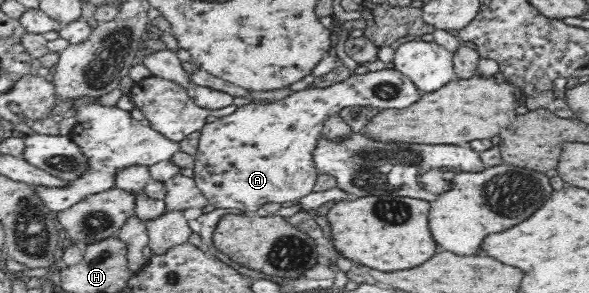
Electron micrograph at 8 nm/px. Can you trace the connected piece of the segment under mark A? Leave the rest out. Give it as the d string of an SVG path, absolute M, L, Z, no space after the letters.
M381 69L358 75L353 72L348 79L325 89L314 87L292 92L283 99L268 104L239 106L234 112L218 115L218 119L206 123L199 131L199 141L193 159L193 179L203 196L215 208L236 213L254 214L265 204L281 205L297 203L313 192L320 173L313 161L313 154L326 119L338 114L344 107L375 107L380 110L400 110L413 105L423 93L398 70Z

